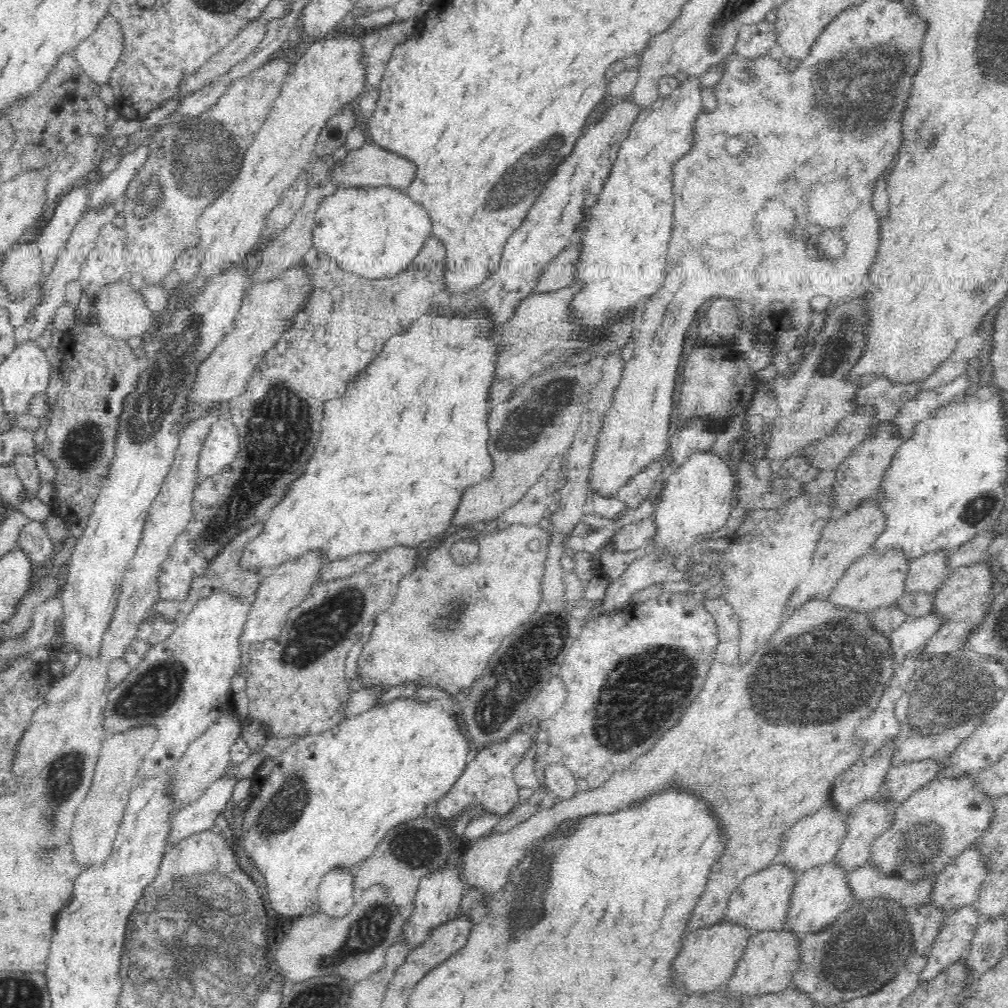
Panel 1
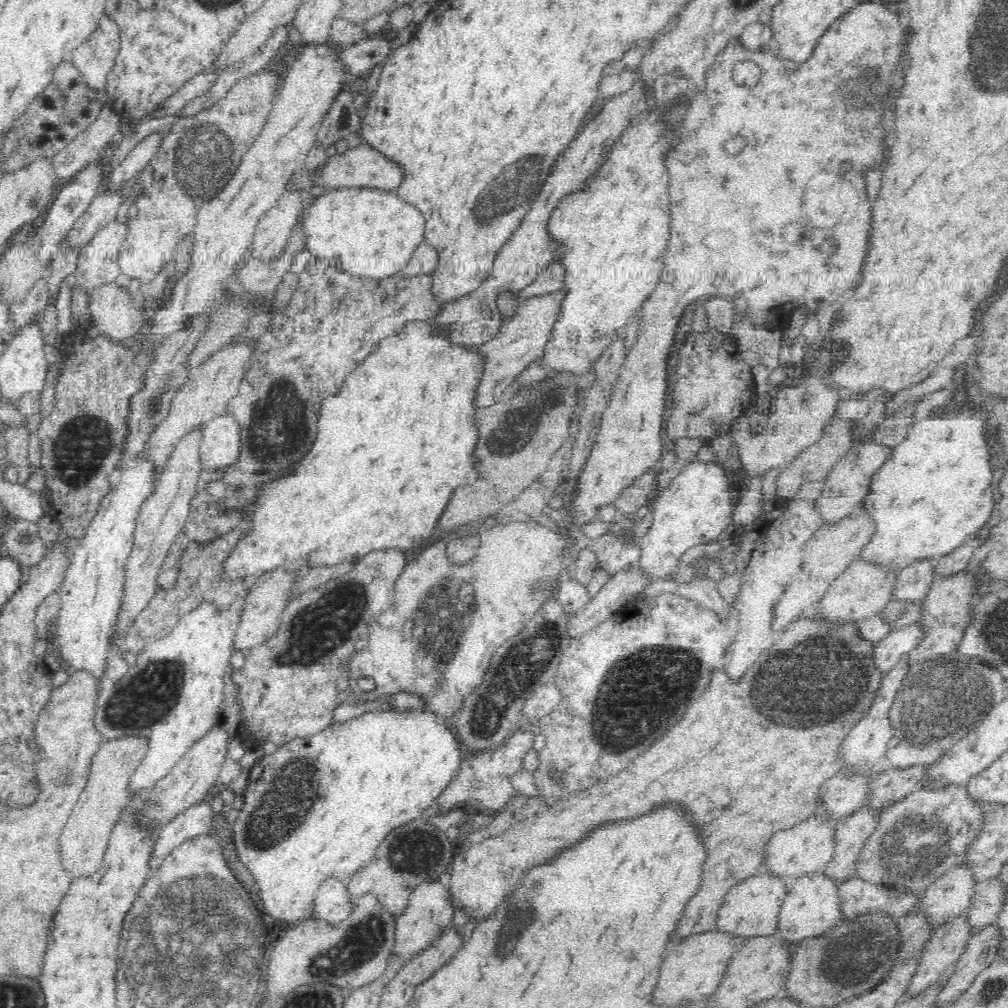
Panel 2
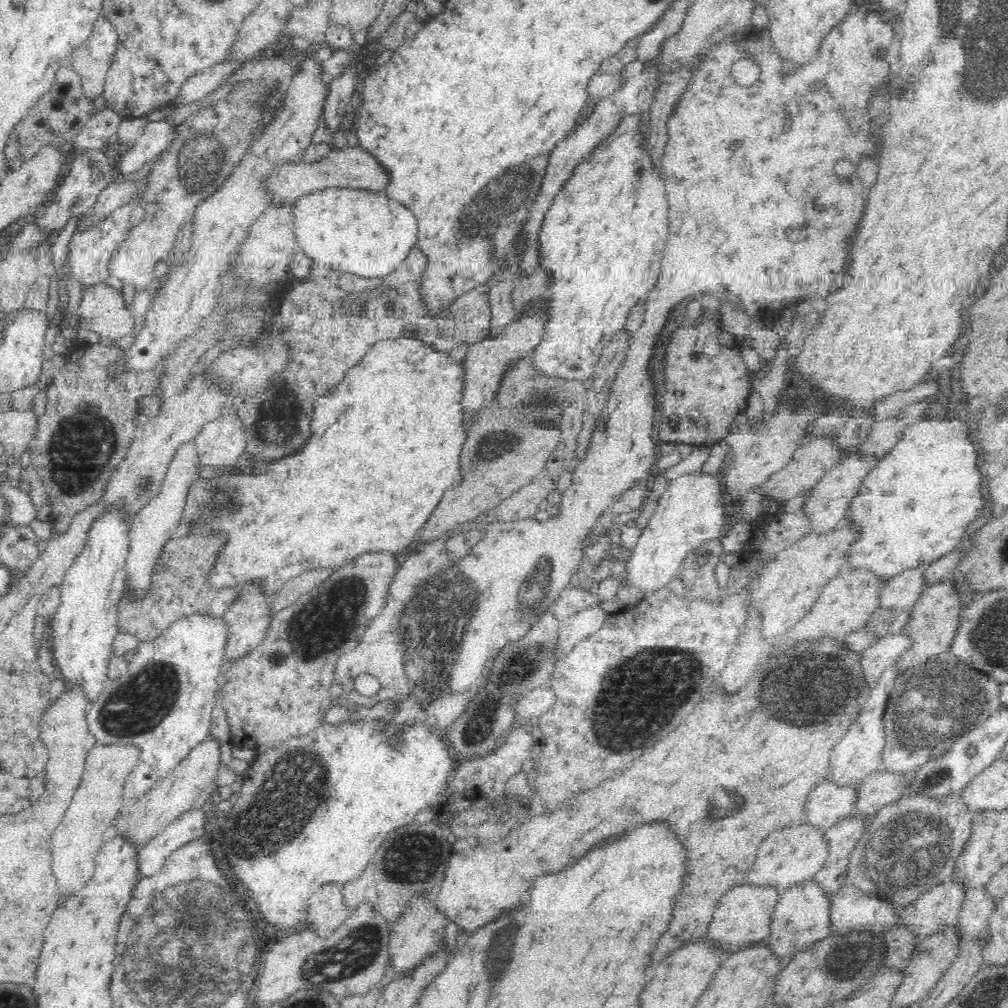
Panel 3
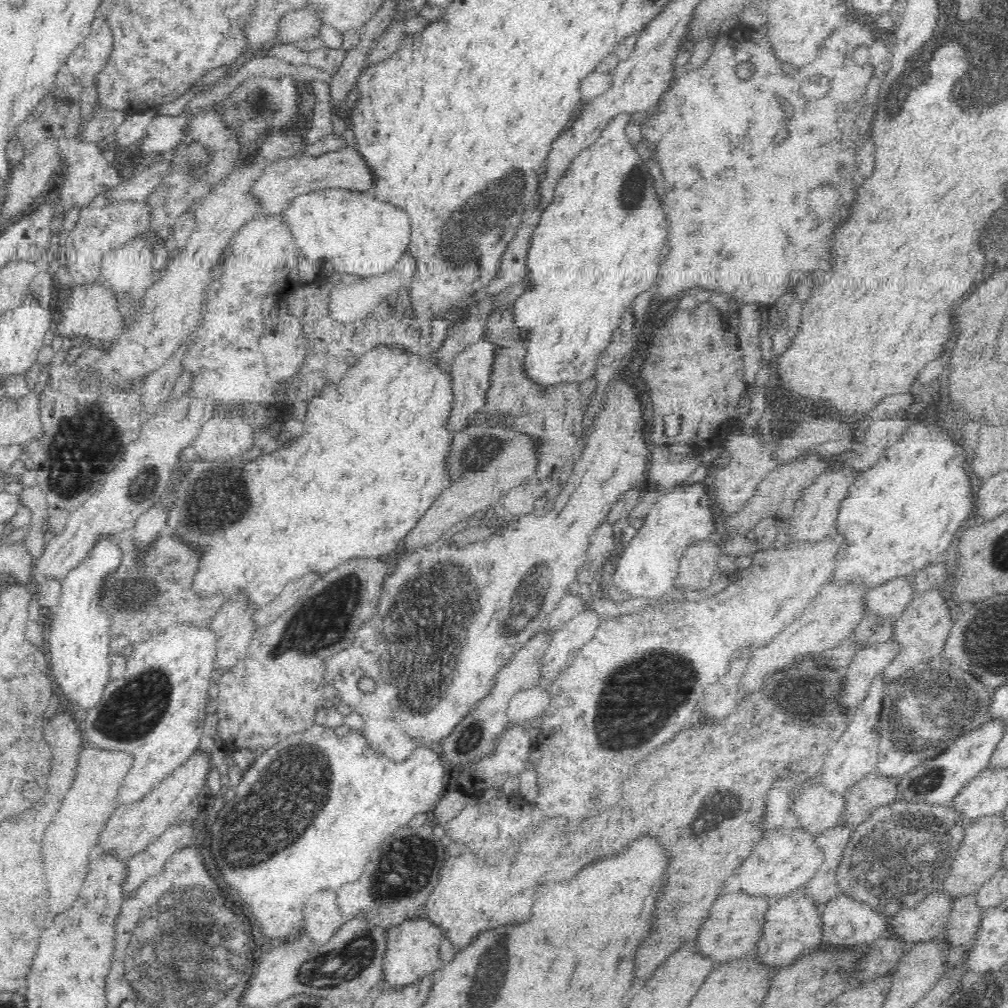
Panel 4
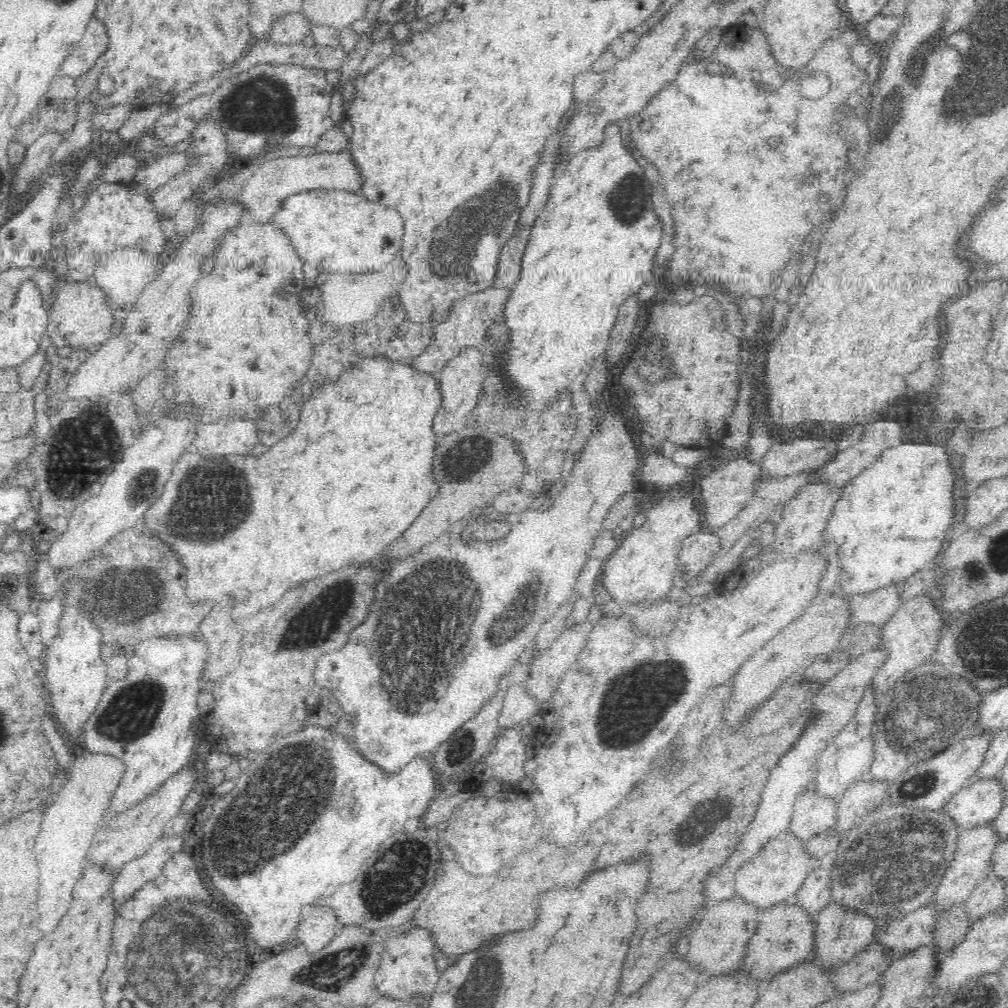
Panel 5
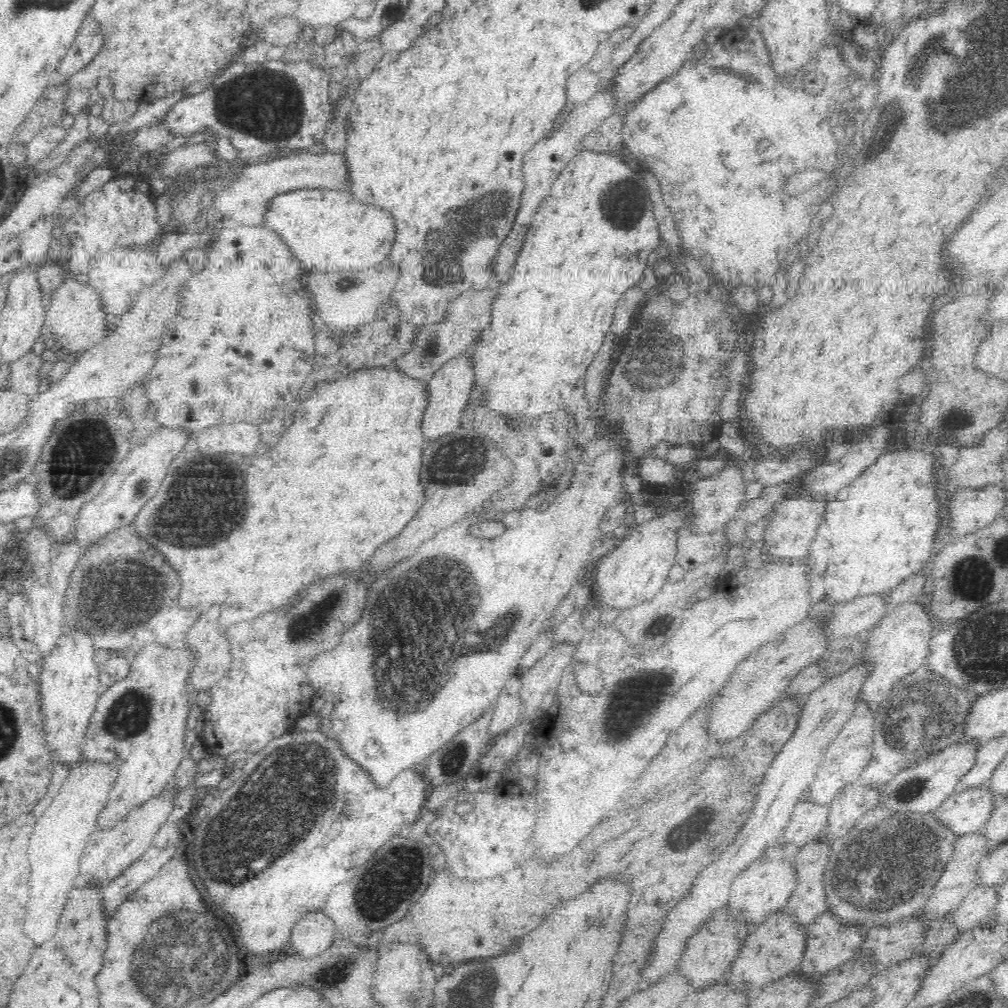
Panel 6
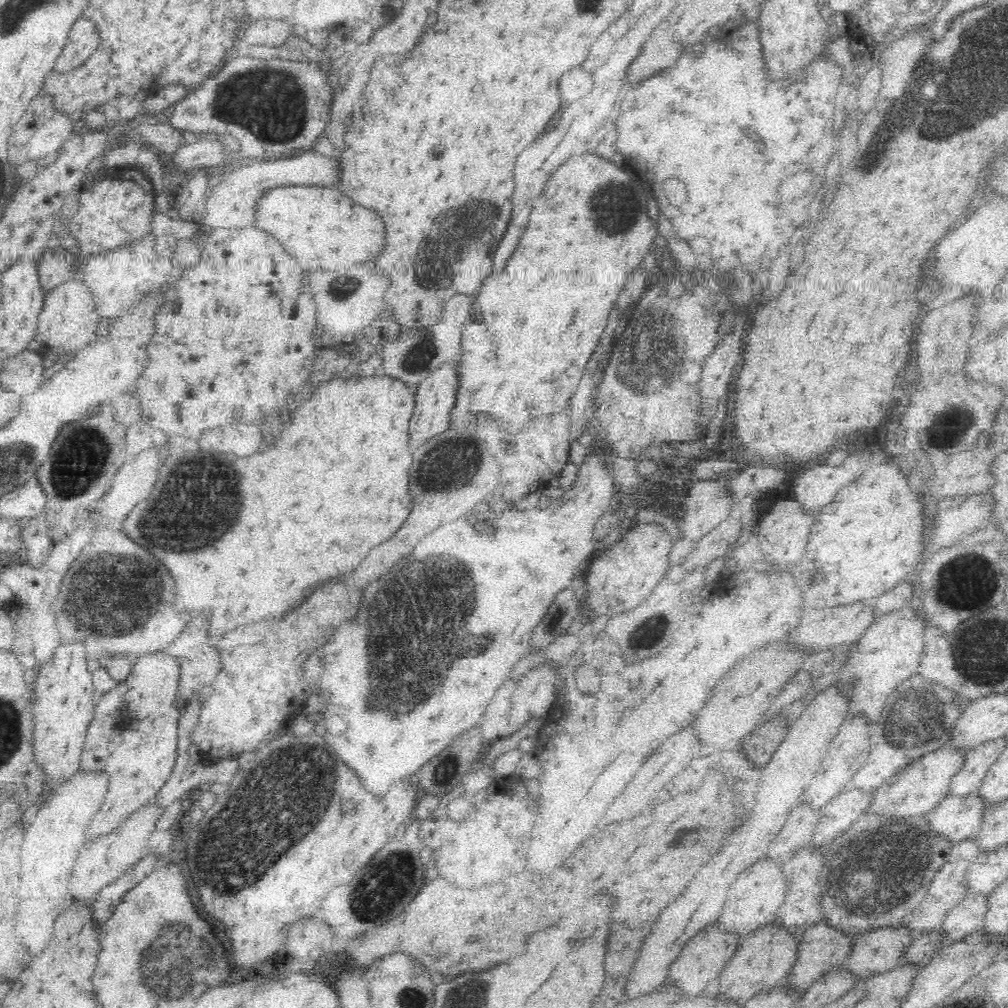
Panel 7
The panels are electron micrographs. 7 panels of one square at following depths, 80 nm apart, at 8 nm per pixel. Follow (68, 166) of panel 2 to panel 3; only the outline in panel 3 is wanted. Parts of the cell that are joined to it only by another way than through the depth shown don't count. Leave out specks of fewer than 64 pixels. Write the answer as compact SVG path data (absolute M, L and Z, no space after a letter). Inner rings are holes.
M110 108L97 111L73 138L76 147L104 149L104 142L108 141L116 132L120 124L120 114Z

